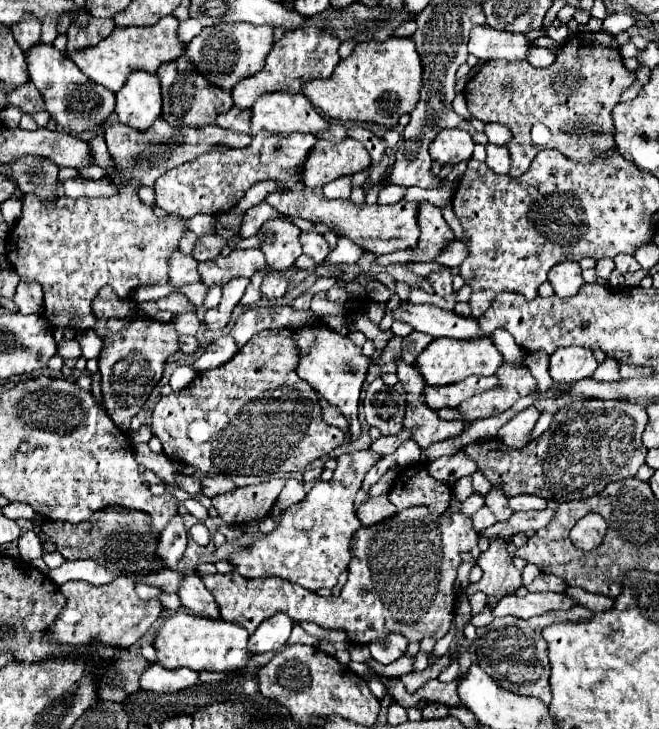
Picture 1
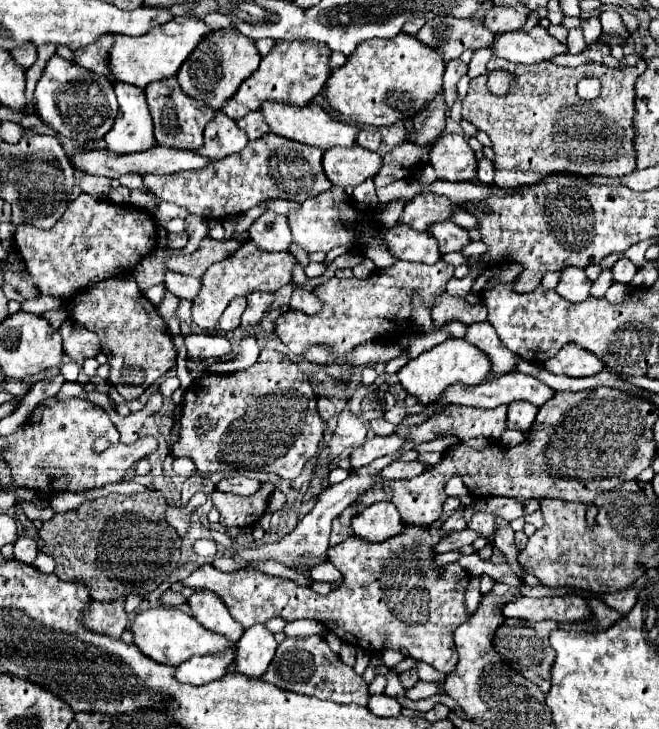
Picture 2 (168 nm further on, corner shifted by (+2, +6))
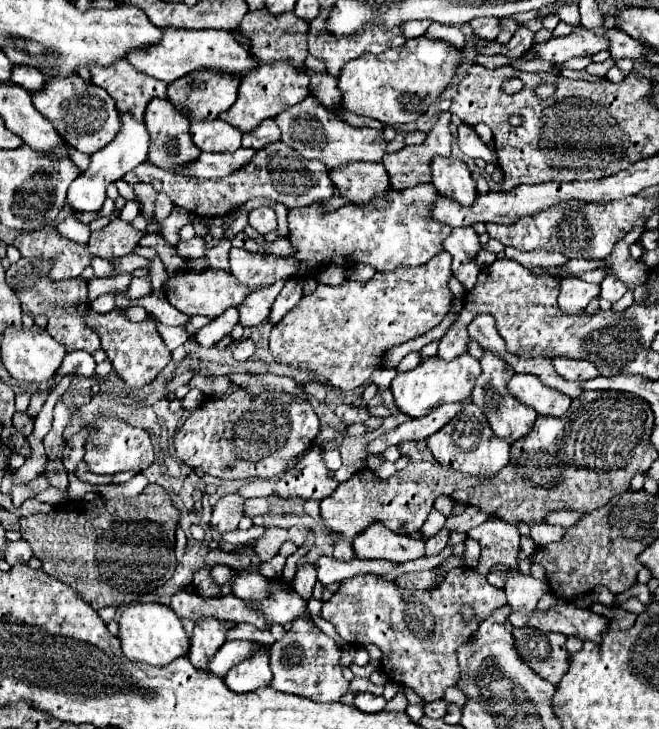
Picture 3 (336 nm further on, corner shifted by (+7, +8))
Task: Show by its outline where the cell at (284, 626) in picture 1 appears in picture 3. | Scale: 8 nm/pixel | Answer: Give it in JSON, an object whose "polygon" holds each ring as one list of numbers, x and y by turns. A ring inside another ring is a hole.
{"polygon":[[258,646,254,650,254,658,244,660,242,664,236,664,226,674,224,682,232,692,238,692,238,694,254,692,258,688,270,686,272,672,270,672,270,666,268,666,268,650]]}

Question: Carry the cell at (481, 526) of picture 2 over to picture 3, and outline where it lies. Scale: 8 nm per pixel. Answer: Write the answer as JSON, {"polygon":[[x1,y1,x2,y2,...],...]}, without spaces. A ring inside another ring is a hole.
{"polygon":[[488,520,472,528,468,536,482,546,480,566,476,568,476,572,488,574,494,564,502,564,510,570,518,568,520,534,516,526,502,524,502,520]]}

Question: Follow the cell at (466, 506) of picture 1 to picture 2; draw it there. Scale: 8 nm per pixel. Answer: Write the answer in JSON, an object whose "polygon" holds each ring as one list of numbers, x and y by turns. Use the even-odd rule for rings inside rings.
{"polygon":[[459,506,459,508,443,522,443,528,451,530,451,532,459,532,459,530,467,528,467,522,465,522,465,518,463,518,463,512,465,512,465,506]]}

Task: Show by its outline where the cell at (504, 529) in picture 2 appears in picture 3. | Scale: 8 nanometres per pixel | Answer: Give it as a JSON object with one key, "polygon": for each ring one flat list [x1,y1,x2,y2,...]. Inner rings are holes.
{"polygon":[[506,570,506,574,508,574,508,582,504,590,508,596,508,606,514,612,522,612,522,614,534,612,542,594,548,592,546,580,536,580,522,572,510,572,510,570]]}

